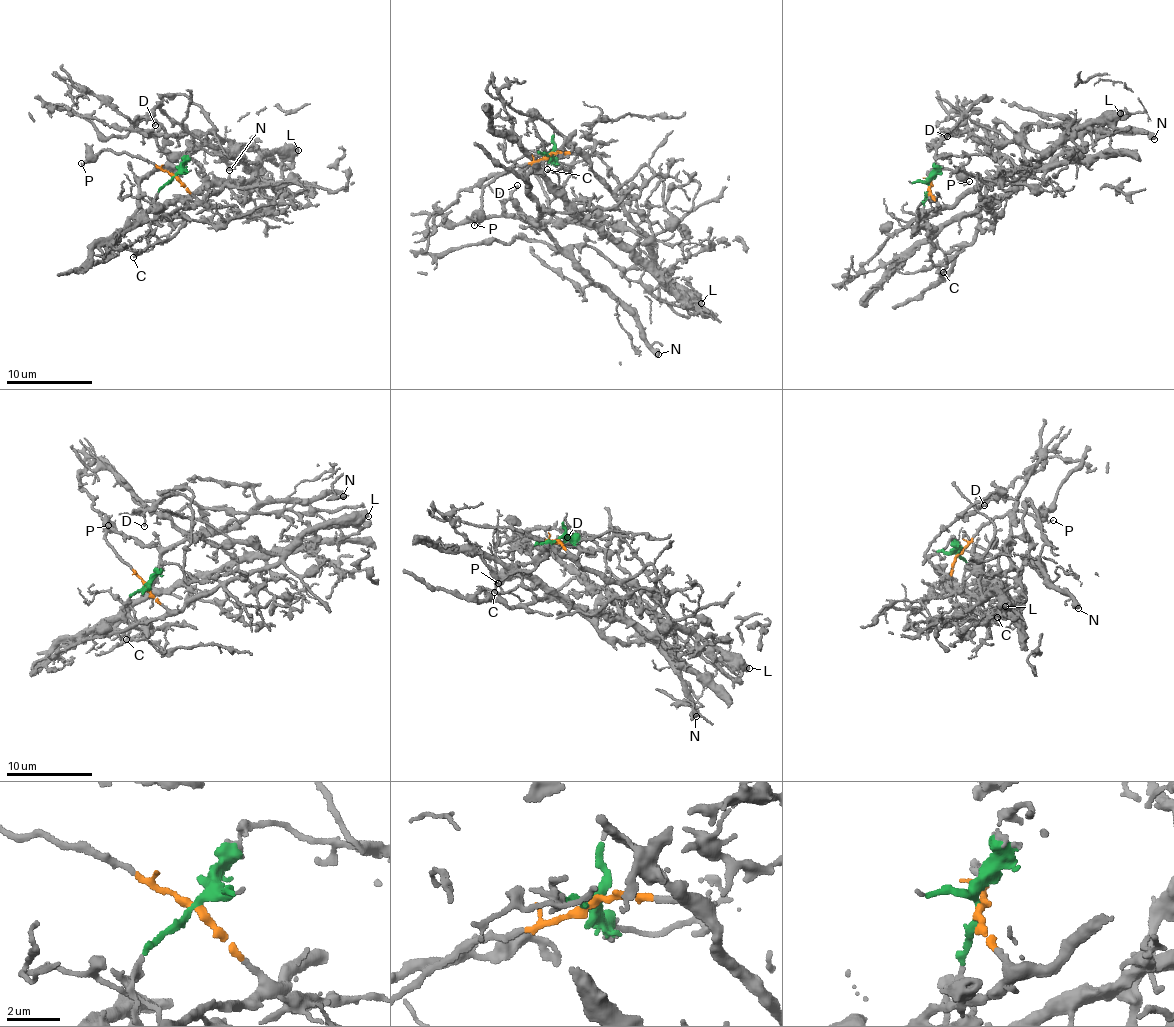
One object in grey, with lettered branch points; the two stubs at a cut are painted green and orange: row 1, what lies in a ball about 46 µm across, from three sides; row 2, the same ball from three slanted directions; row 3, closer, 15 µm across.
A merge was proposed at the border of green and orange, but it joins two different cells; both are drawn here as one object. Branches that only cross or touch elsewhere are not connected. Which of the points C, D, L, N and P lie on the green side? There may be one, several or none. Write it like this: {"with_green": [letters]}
{"with_green": ["C", "D", "N"]}

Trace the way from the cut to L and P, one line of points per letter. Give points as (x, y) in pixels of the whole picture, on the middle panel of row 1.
L: (548, 154), (574, 153), (589, 161), (643, 230), (663, 271), (675, 283), (697, 295), (701, 302)
P: (548, 154), (501, 172), (485, 187), (483, 208), (474, 219), (474, 225)

